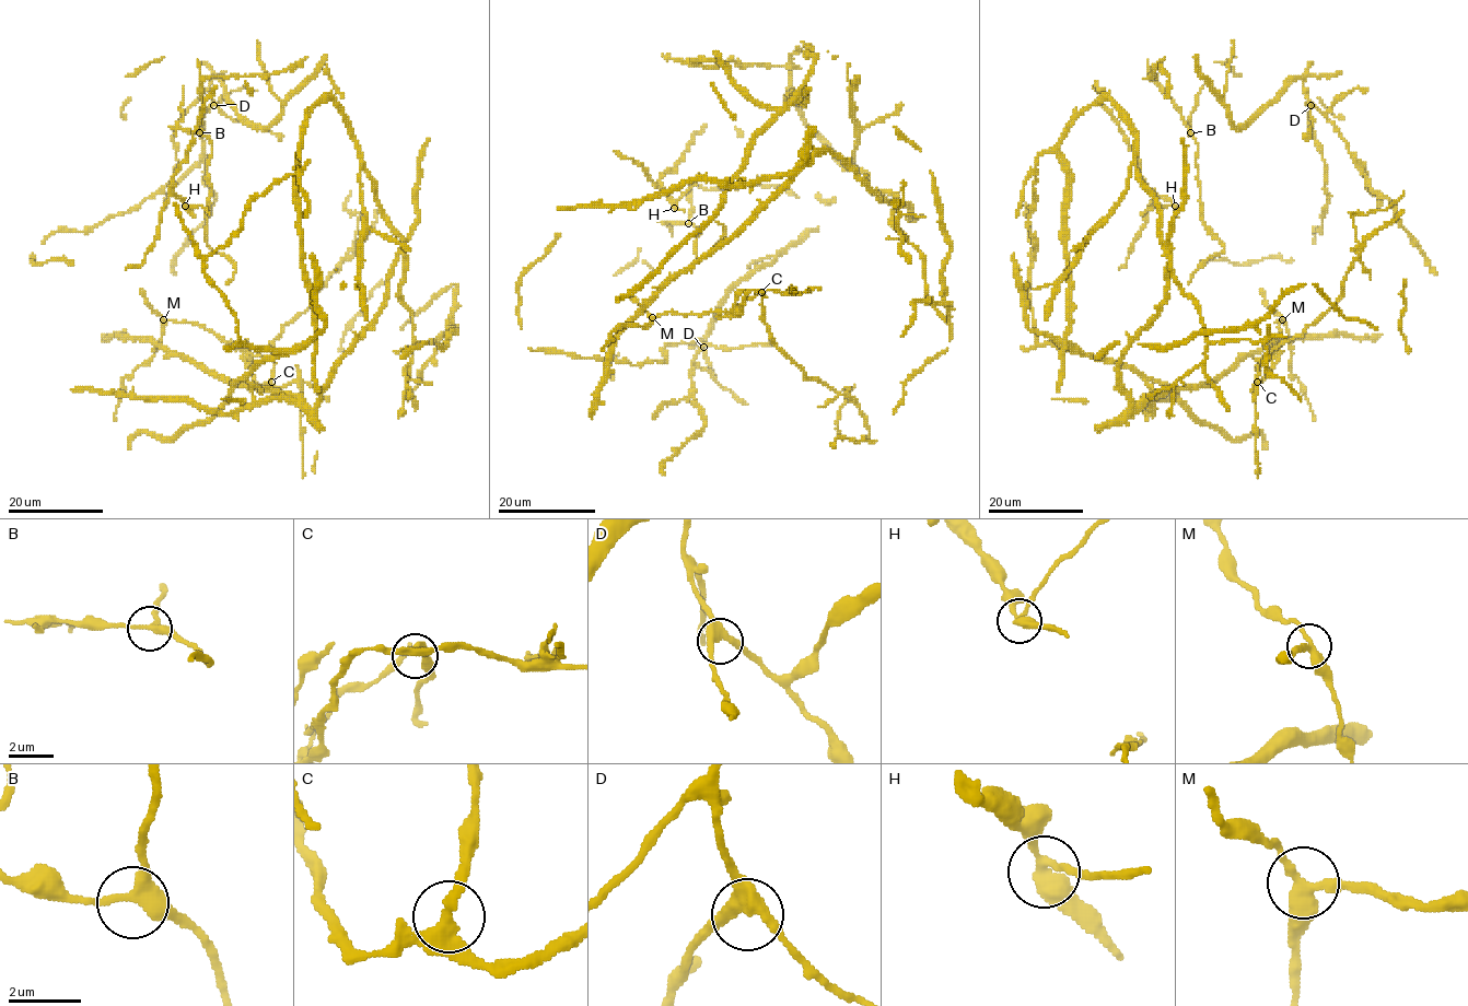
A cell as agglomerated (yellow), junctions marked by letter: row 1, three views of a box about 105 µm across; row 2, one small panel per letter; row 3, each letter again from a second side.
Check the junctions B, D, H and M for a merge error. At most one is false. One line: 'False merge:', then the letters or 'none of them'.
False merge: M

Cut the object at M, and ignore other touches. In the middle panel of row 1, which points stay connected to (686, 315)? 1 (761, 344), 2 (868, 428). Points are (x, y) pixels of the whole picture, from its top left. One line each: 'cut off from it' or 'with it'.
1: cut off from it
2: with it

